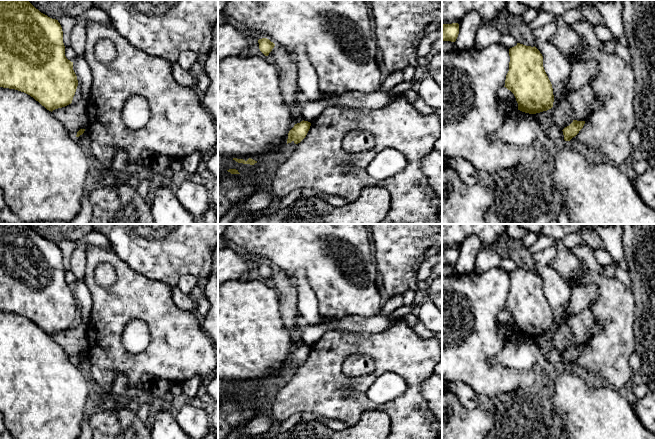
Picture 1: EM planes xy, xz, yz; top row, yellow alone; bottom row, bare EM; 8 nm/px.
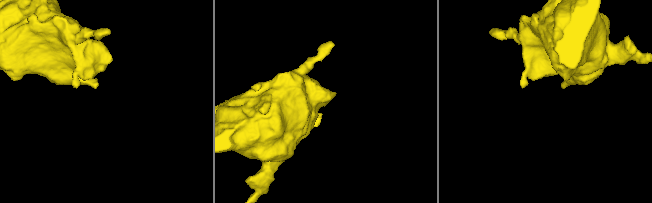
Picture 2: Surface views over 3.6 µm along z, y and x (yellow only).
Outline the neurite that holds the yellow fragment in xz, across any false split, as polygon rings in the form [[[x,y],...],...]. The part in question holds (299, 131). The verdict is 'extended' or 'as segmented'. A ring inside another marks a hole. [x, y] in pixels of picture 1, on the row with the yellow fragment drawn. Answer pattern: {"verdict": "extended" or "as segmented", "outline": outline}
{"verdict": "as segmented", "outline": [[[301,121],[294,125],[294,127],[288,133],[287,144],[292,141],[295,144],[300,143],[307,135],[310,129],[311,123],[308,121]]]}

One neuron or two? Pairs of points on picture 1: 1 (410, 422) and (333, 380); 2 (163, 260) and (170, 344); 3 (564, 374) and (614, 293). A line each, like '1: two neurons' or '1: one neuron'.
1: one neuron
2: two neurons
3: two neurons

